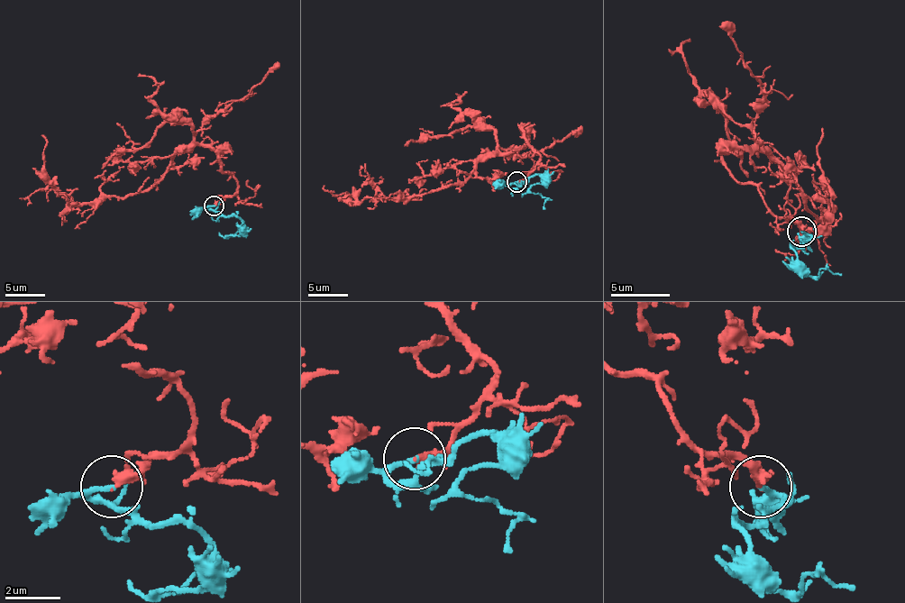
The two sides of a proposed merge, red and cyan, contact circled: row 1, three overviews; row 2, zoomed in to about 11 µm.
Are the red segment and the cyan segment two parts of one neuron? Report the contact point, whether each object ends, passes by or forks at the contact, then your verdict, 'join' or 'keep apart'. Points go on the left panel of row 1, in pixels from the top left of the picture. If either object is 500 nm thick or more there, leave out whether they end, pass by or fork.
at (214, 205); red passes by; cyan ends there; join

